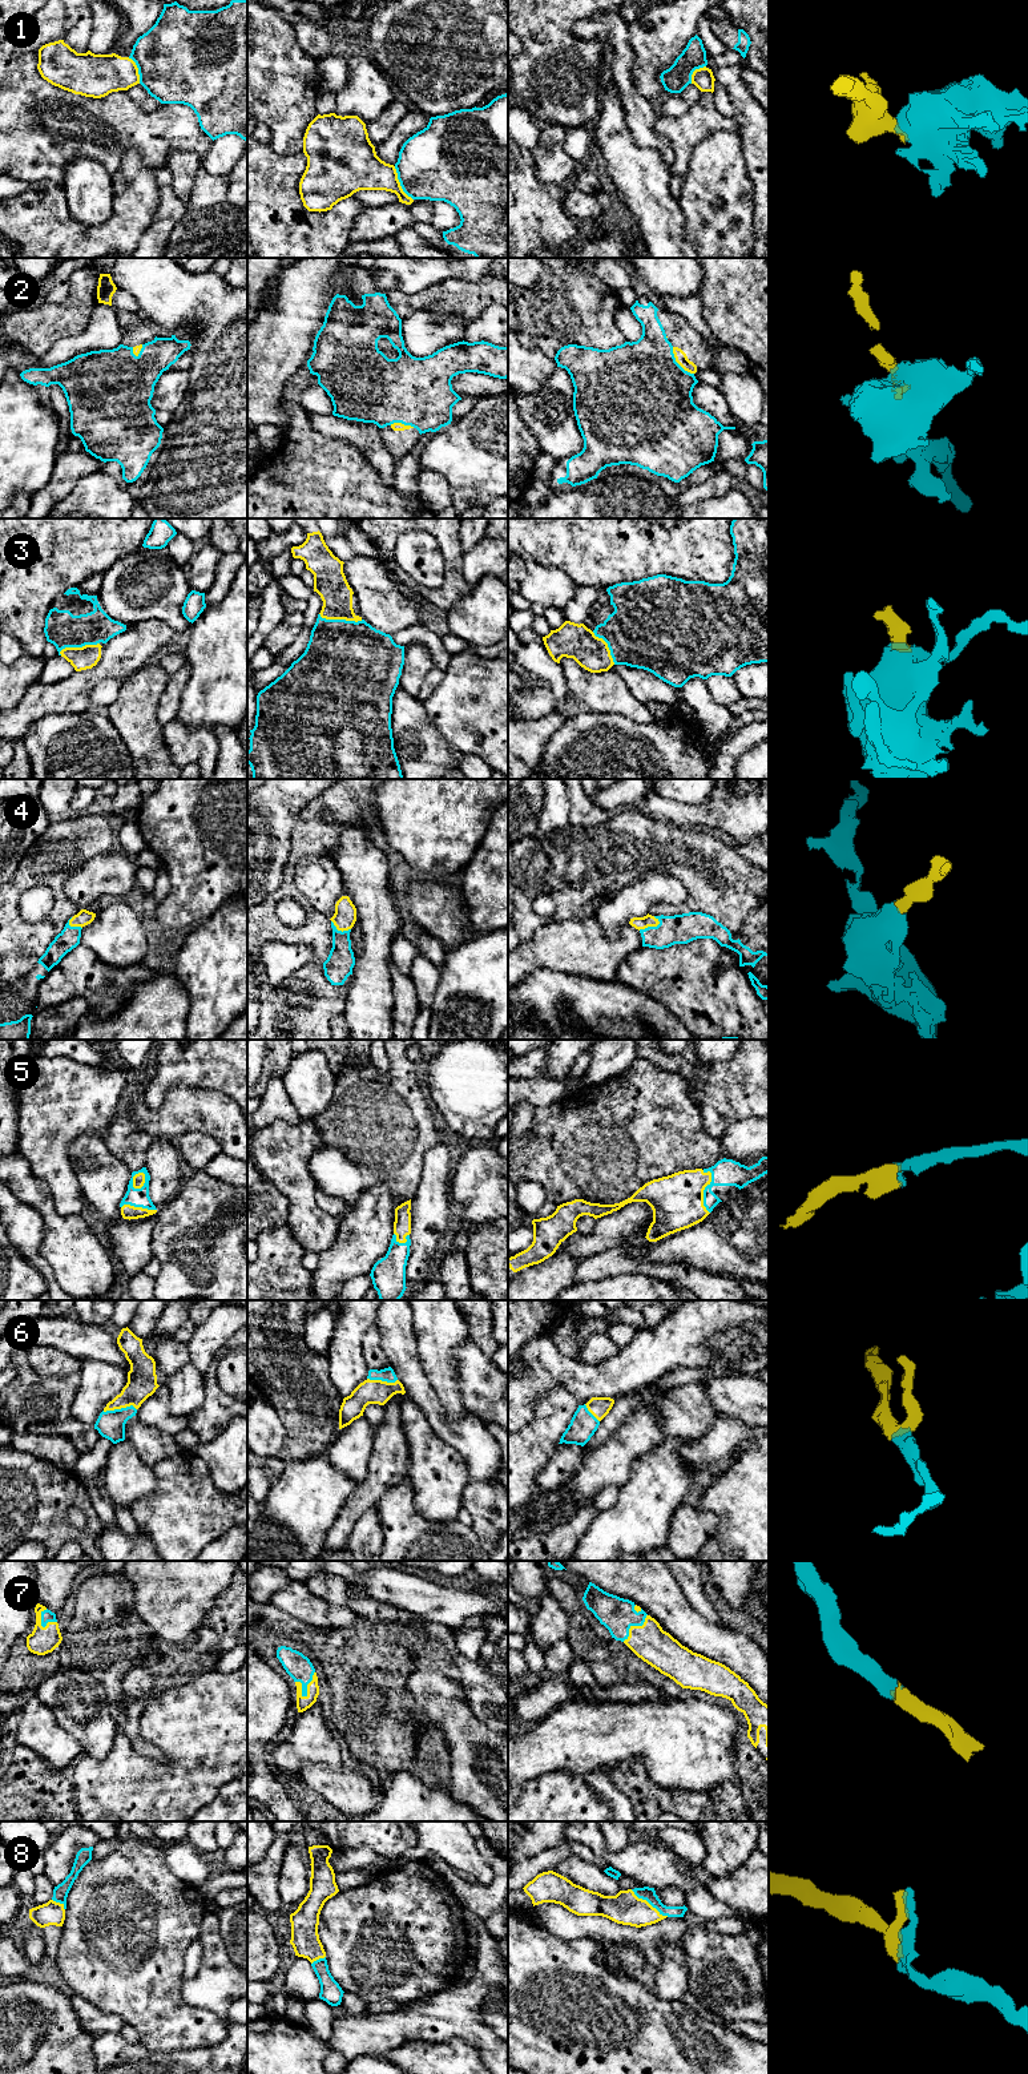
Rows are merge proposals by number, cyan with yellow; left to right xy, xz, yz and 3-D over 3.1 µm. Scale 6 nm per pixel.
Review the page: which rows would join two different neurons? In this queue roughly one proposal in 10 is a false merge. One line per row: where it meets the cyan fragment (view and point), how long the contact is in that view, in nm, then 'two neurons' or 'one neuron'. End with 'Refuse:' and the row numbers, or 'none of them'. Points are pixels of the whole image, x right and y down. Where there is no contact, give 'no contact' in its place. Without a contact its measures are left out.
1: meets cyan in xz at (400, 184); contact 240 nm long; two neurons
2: meets cyan in yz at (677, 363); contact 220 nm long; one neuron
3: meets cyan in xz at (341, 620); contact 260 nm long; one neuron
4: meets cyan in yz at (649, 927); contact 140 nm long; one neuron
5: meets cyan in yz at (705, 1189); contact 260 nm long; one neuron
6: meets cyan in xy at (119, 1409); contact 200 nm long; one neuron
7: meets cyan in xz at (307, 1683); contact 180 nm long; one neuron
8: meets cyan in yz at (649, 1903); contact 280 nm long; one neuron
Refuse: 1

